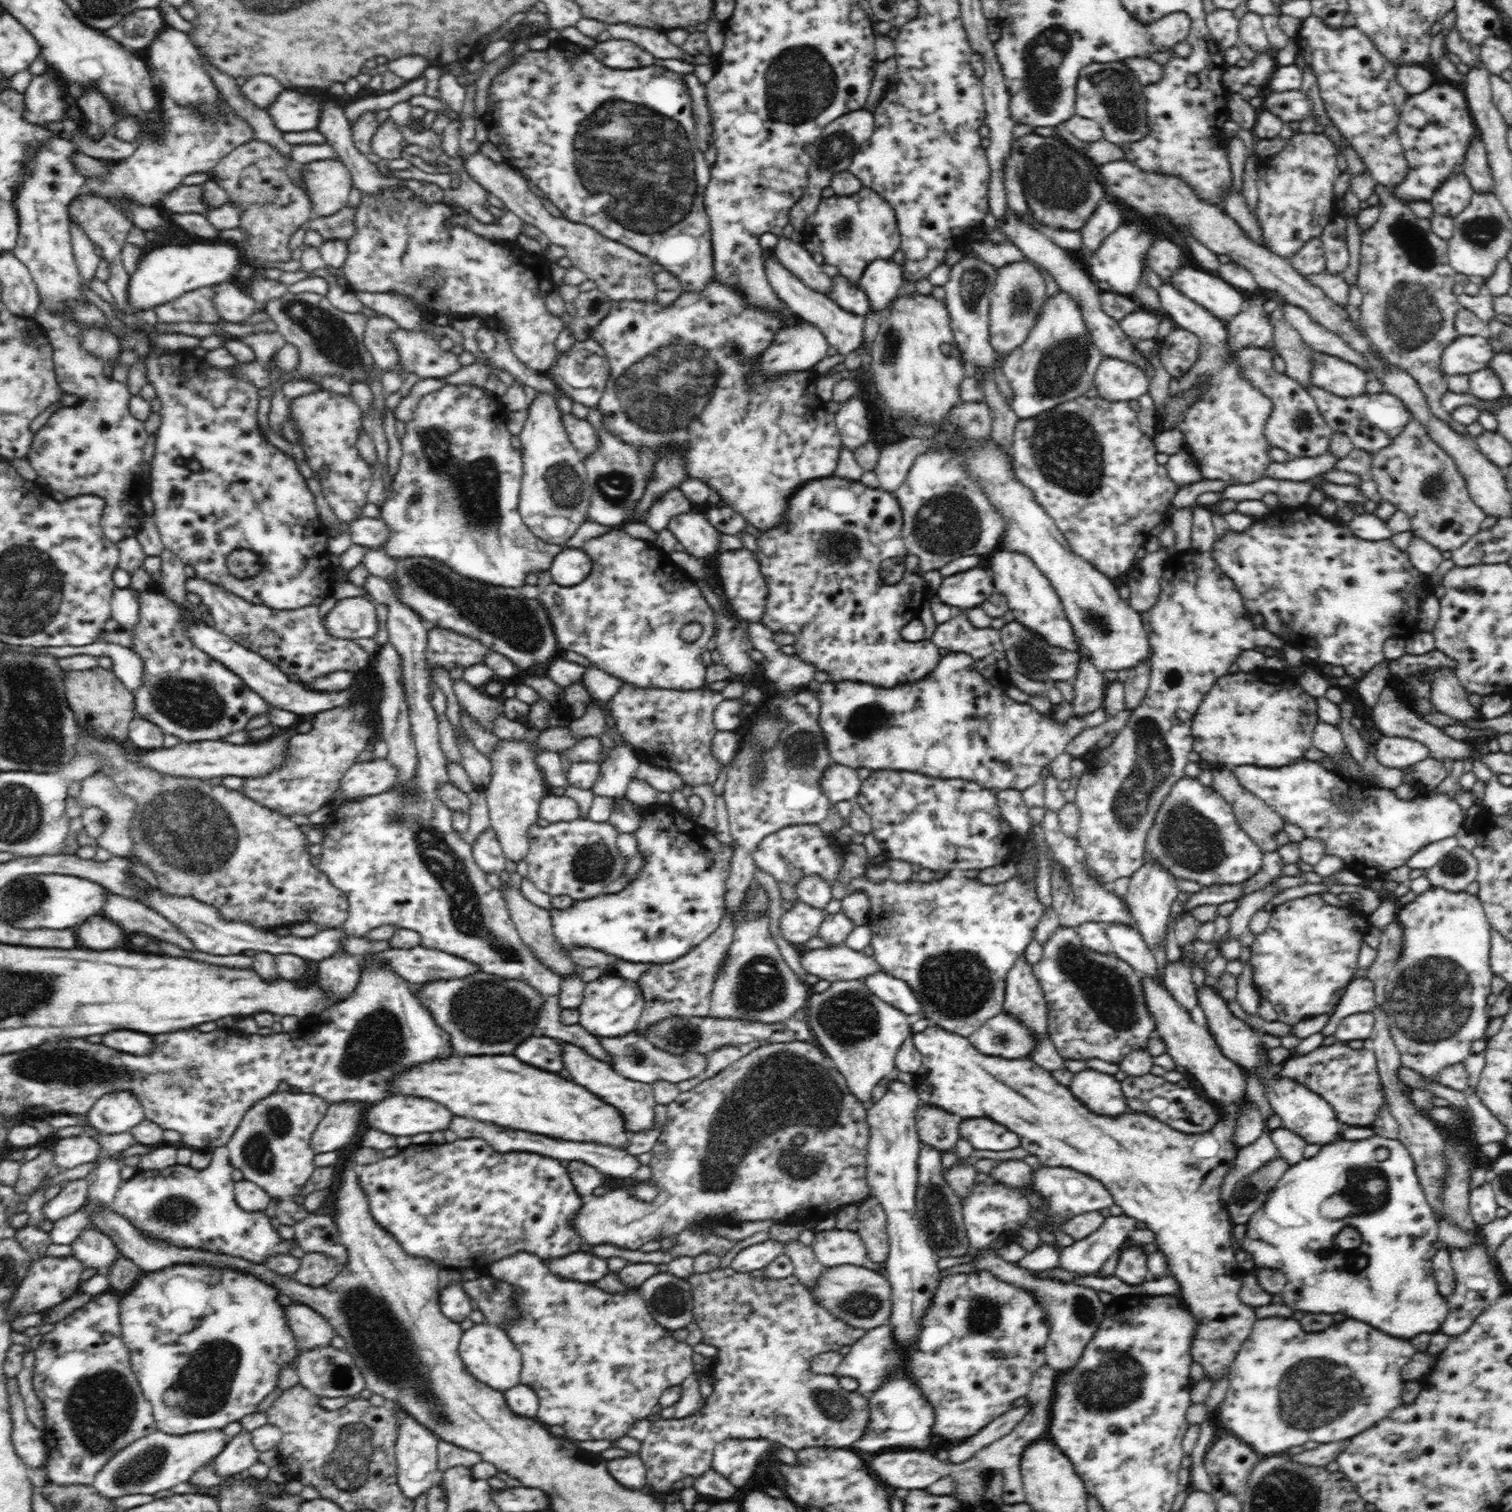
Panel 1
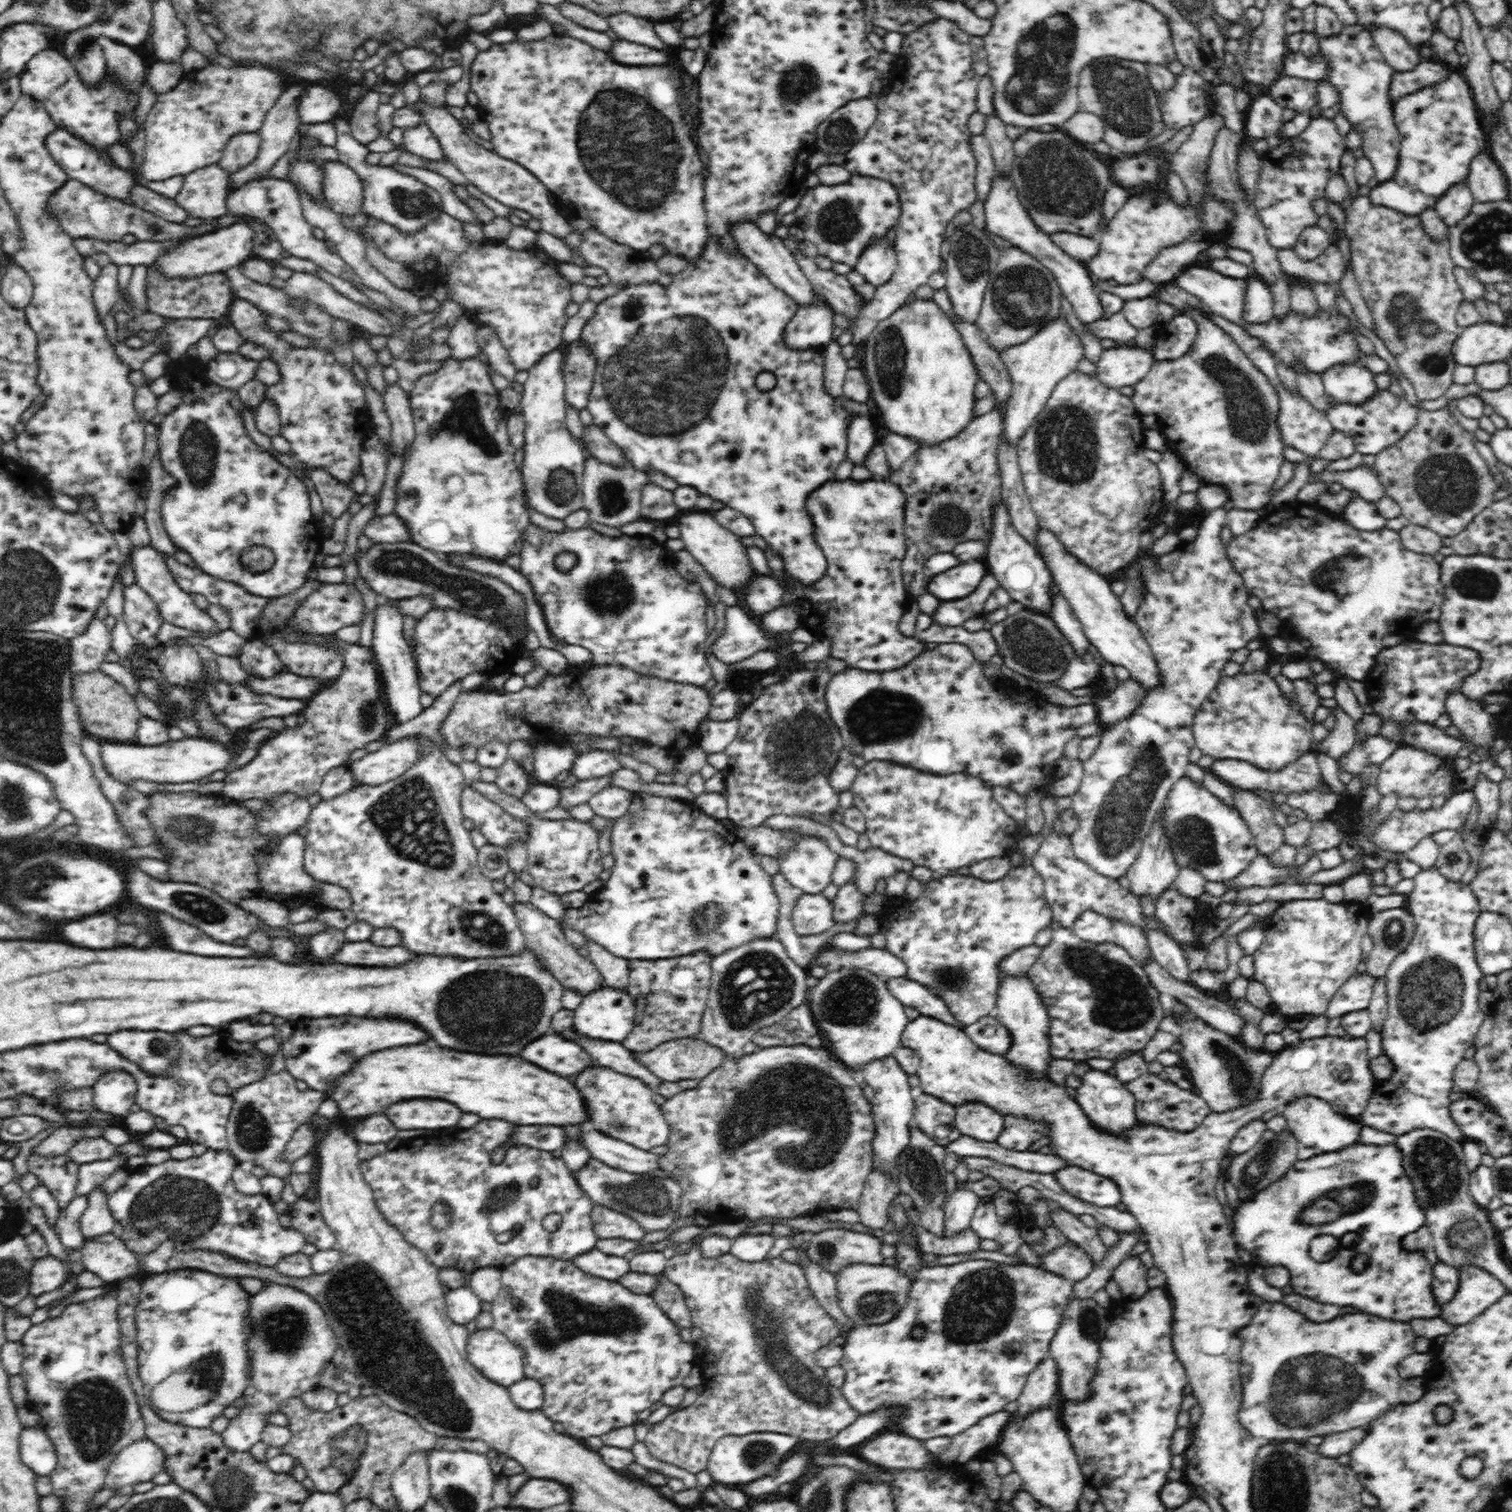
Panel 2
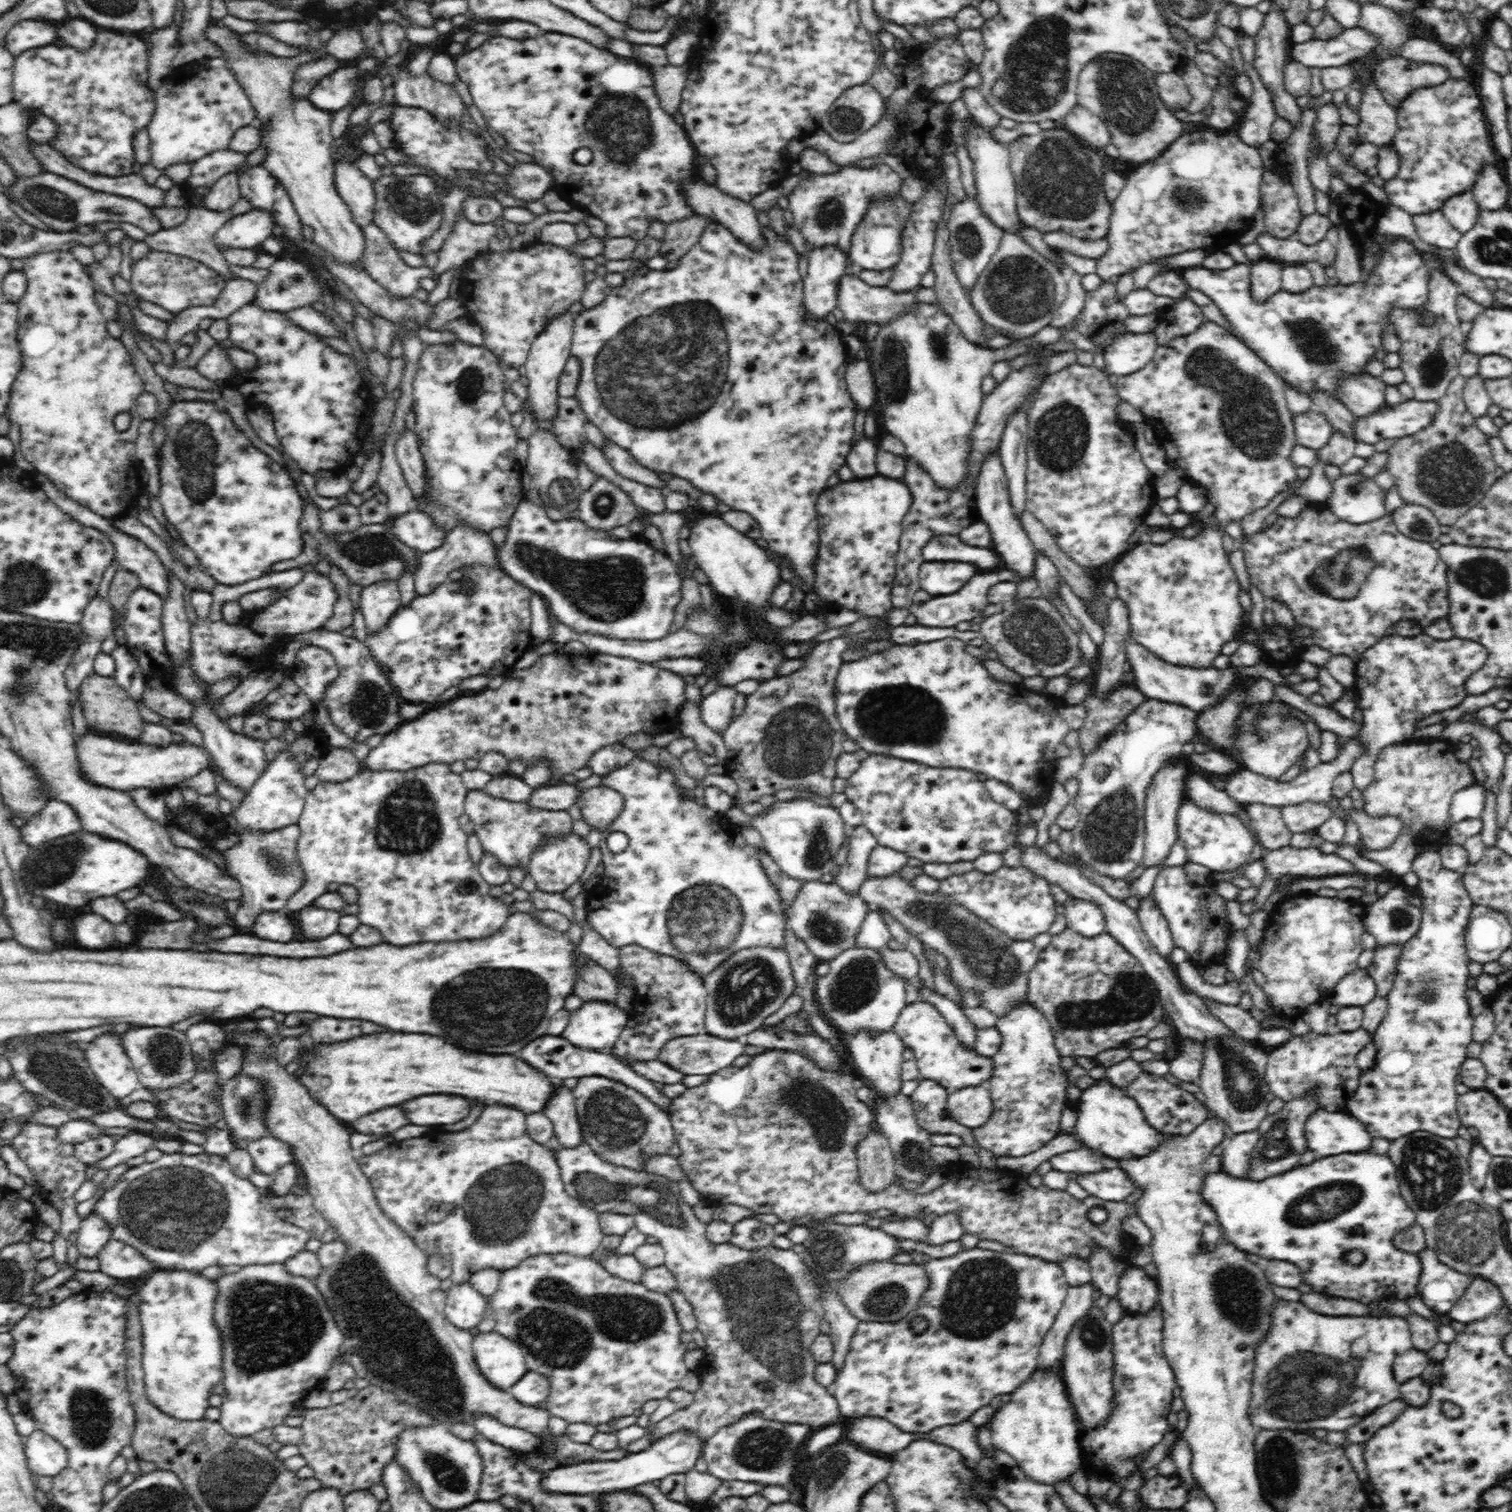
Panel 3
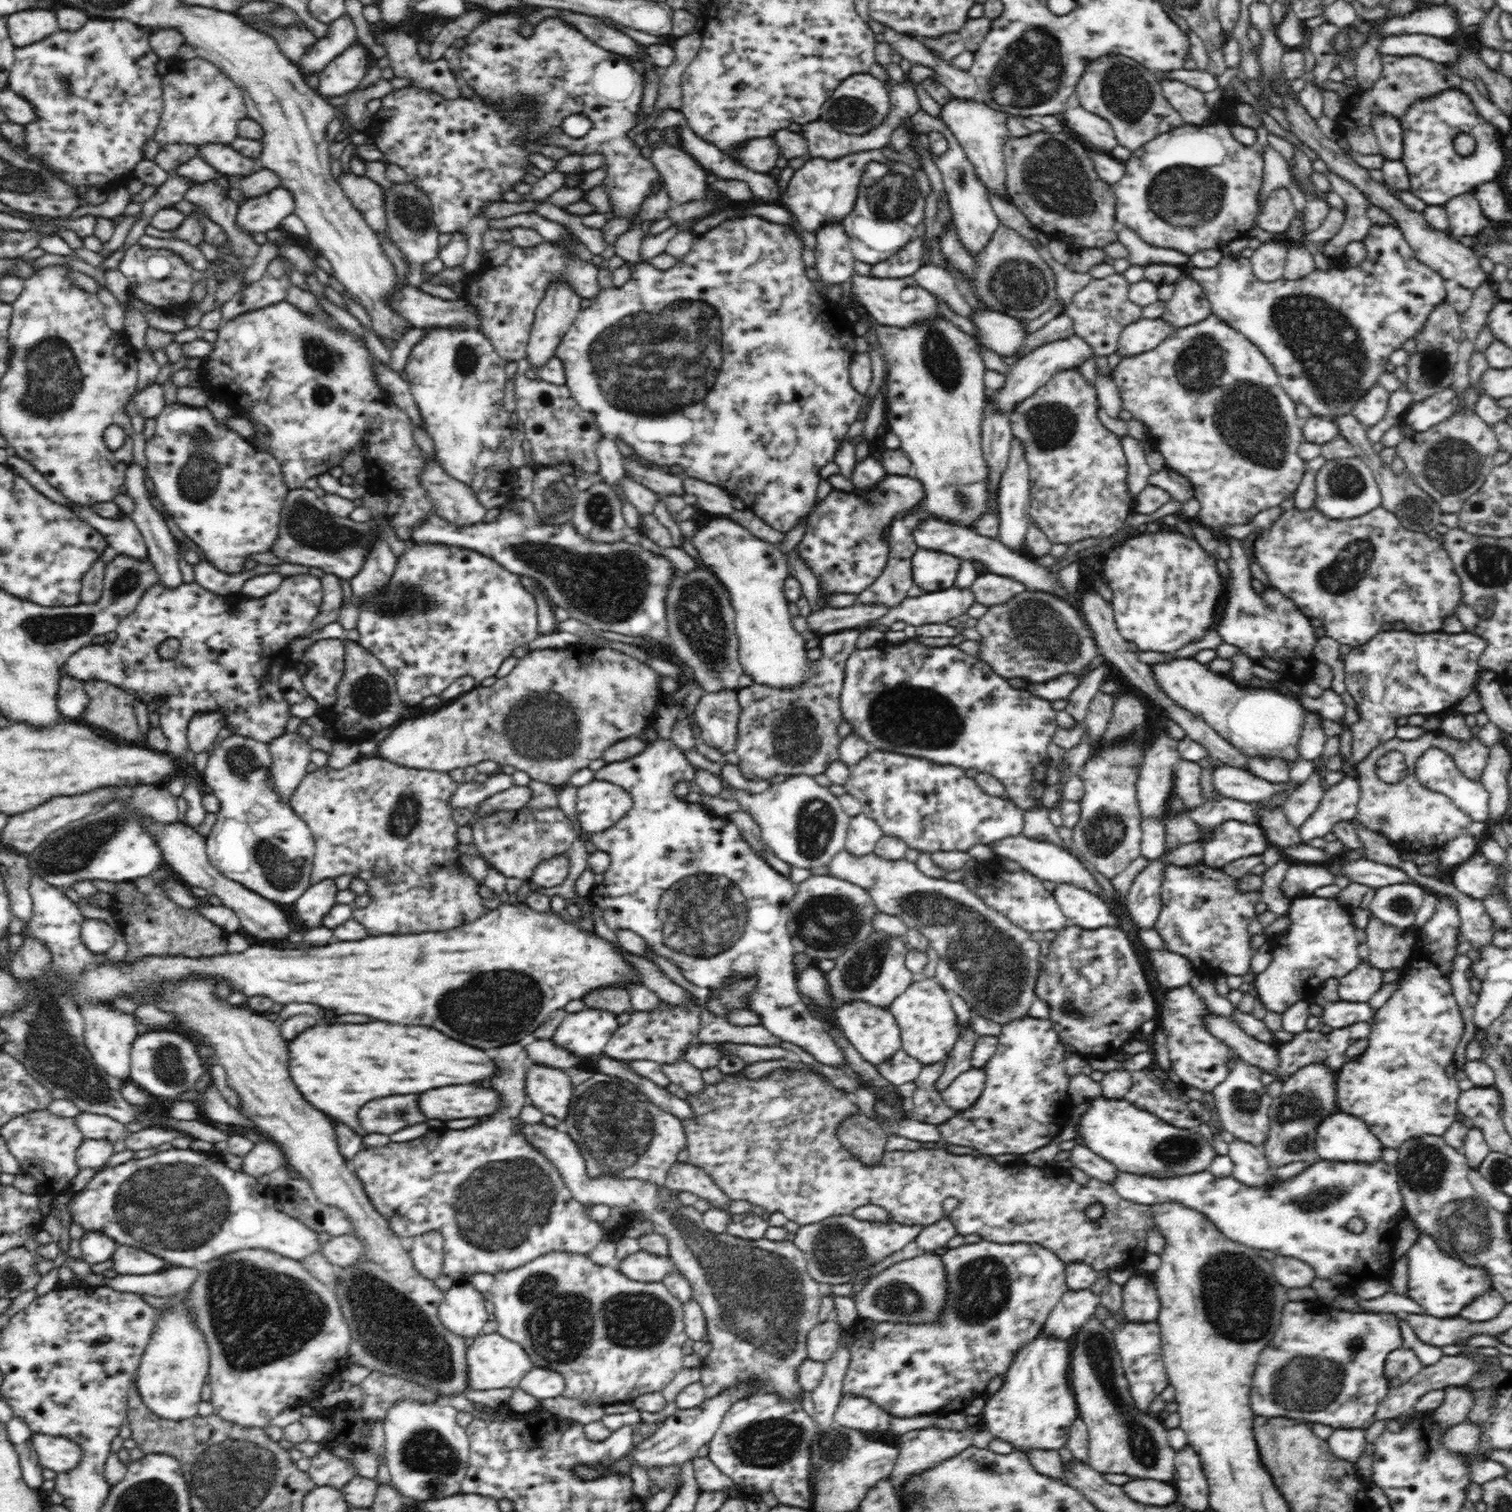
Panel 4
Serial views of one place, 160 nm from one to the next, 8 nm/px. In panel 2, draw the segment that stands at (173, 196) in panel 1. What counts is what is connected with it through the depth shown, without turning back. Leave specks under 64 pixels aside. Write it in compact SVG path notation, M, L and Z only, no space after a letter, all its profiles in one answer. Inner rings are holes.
M219 163L212 164L211 166L206 166L205 168L196 170L185 177L183 187L179 194L176 196L175 200L182 209L188 212L189 216L194 216L204 219L219 218L224 215L233 215L239 217L240 221L256 221L261 222L259 218L254 218L251 216L239 216L239 214L229 214L226 207L226 200L229 191L230 175L220 167Z

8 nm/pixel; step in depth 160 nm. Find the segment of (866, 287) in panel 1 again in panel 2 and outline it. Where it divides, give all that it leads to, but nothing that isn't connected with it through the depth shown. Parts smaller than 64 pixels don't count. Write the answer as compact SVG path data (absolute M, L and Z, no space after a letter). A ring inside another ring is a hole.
M880 238L866 246L866 251L860 256L854 271L863 276L876 287L886 284L896 271L896 250L886 239Z

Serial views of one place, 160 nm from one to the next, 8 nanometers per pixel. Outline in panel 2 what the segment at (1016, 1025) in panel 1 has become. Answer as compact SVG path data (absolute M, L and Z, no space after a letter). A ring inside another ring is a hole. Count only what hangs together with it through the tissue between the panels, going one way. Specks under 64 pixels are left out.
M994 1015L984 1016L963 1030L982 1050L992 1054L1004 1055L1012 1046L1008 1027Z

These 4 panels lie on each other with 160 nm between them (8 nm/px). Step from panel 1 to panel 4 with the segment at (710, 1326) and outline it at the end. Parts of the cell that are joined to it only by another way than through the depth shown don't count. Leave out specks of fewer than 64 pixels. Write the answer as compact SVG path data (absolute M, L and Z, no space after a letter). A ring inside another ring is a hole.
M543 1122L536 1125L524 1123L523 1128L524 1137L560 1171L562 1180L576 1200L583 1205L606 1204L609 1207L625 1208L634 1215L642 1215L645 1226L652 1225L656 1233L667 1238L668 1255L676 1266L675 1270L688 1279L692 1298L704 1311L707 1336L712 1344L710 1354L701 1360L699 1366L705 1398L712 1398L738 1382L755 1382L756 1393L777 1394L785 1400L802 1400L803 1390L798 1383L798 1367L808 1358L806 1336L819 1323L822 1294L818 1290L818 1281L808 1272L807 1260L798 1245L787 1240L768 1240L765 1236L746 1240L727 1233L720 1236L710 1233L703 1224L703 1214L692 1206L685 1206L678 1199L678 1192L665 1184L658 1186L650 1181L616 1178L604 1173L598 1177L590 1177L586 1173L583 1155L568 1133L558 1127L549 1128Z

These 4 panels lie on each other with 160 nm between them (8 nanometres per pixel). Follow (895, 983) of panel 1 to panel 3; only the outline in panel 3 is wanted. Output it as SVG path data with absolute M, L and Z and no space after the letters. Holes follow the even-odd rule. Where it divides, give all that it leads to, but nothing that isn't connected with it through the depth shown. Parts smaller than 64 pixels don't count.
M922 987L919 990L919 1000L929 1002L945 1018L945 1021L954 1029L958 1040L970 1049L975 1048L976 1025L970 1021L962 1008L952 999L938 994L934 989Z

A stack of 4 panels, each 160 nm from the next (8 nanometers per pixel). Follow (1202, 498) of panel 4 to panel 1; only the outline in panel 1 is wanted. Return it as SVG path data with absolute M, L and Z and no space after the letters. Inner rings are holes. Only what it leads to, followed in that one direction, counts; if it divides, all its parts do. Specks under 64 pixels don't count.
M1172 284L1161 285L1158 288L1158 294L1161 307L1165 310L1166 316L1174 320L1175 326L1189 330L1199 338L1199 360L1180 378L1170 378L1170 390L1168 390L1169 398L1188 389L1198 389L1202 393L1203 398L1184 414L1180 424L1176 424L1176 429L1184 433L1184 437L1186 437L1188 452L1192 458L1196 459L1196 464L1200 467L1200 472L1206 480L1224 480L1229 485L1237 485L1250 484L1264 478L1268 465L1272 463L1268 456L1268 448L1271 444L1264 436L1264 427L1272 412L1272 401L1241 376L1236 354L1229 352L1224 320L1214 316L1202 305L1196 304L1196 301L1192 302L1186 296L1182 296Z

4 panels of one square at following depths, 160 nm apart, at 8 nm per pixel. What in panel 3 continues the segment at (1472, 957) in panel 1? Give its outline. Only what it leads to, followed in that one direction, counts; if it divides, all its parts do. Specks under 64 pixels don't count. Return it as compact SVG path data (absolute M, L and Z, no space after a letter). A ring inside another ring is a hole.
M1426 850L1425 852L1419 852L1412 862L1412 871L1418 875L1418 894L1422 899L1421 904L1421 923L1418 928L1418 932L1408 941L1403 944L1403 949L1398 959L1396 967L1396 976L1394 976L1394 984L1390 989L1388 996L1386 997L1387 1009L1382 1018L1382 1022L1378 1024L1376 1030L1374 1030L1374 1036L1372 1042L1376 1045L1376 1060L1374 1065L1368 1070L1362 1070L1360 1072L1360 1085L1353 1095L1352 1099L1348 1099L1344 1112L1350 1112L1353 1118L1360 1120L1360 1123L1364 1124L1368 1128L1372 1138L1388 1138L1388 1140L1397 1140L1401 1136L1410 1134L1416 1131L1426 1131L1441 1136L1442 1138L1453 1139L1458 1136L1458 1129L1461 1126L1461 1121L1457 1112L1457 1100L1459 1095L1456 1093L1456 1076L1458 1076L1461 1064L1468 1058L1466 1055L1466 1048L1468 1044L1473 1041L1473 1024L1474 1017L1470 1013L1470 1005L1468 1005L1468 998L1466 998L1466 992L1468 992L1468 962L1471 958L1467 955L1467 948L1465 945L1465 930L1470 920L1470 914L1472 913L1472 906L1475 904L1470 898L1466 887L1462 880L1461 871L1452 871L1444 868L1441 864L1441 856L1439 851Z

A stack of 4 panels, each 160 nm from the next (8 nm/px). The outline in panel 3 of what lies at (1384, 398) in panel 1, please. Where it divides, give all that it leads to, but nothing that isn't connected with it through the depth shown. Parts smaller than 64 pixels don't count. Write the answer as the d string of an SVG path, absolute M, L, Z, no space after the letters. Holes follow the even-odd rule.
M1408 400L1400 406L1382 406L1373 415L1355 417L1353 436L1356 441L1376 444L1386 438L1412 436L1433 422L1439 406L1437 401Z

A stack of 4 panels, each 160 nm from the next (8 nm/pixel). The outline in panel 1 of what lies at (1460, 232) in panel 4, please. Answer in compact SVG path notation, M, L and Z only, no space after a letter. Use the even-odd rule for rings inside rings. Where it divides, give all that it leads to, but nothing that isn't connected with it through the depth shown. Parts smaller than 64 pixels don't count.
M1450 173L1432 196L1430 203L1436 213L1450 218L1459 215L1469 204L1475 191L1468 177L1462 173Z

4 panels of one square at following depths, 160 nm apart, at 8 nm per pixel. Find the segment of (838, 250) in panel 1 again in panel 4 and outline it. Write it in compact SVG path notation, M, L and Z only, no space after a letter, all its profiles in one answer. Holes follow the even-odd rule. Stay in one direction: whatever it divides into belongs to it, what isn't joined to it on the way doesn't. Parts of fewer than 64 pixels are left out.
M870 150L853 153L830 161L824 158L811 158L802 168L794 170L788 188L782 194L782 203L793 216L800 230L815 234L824 224L842 222L844 216L856 205L858 186L869 162L888 165L890 161L883 150Z

